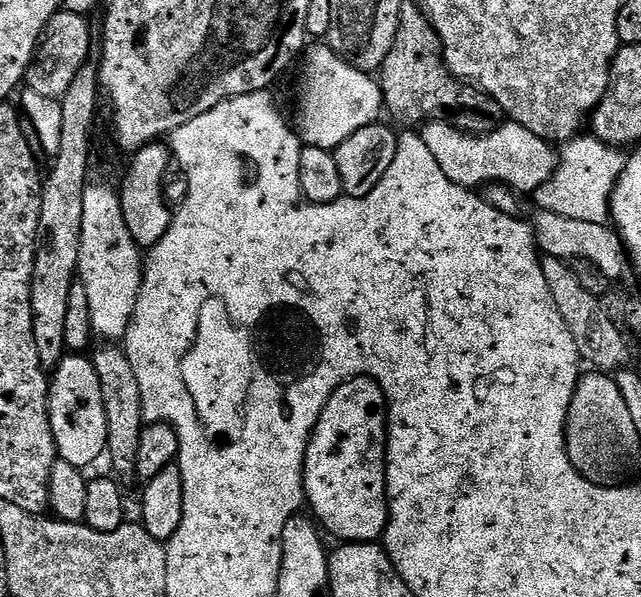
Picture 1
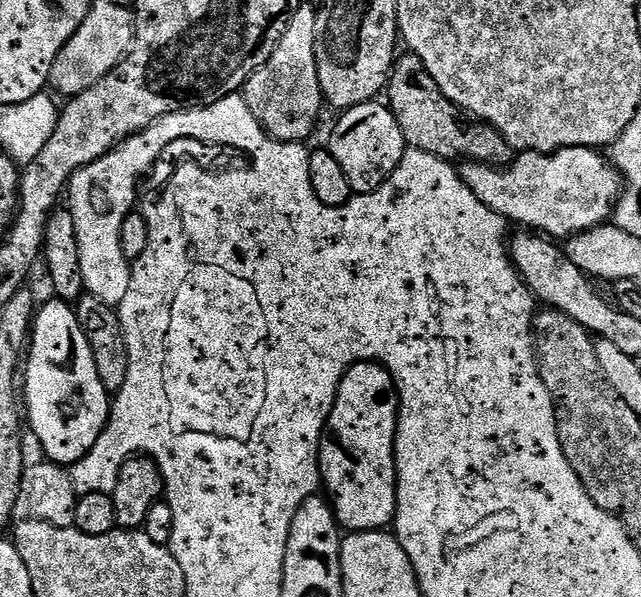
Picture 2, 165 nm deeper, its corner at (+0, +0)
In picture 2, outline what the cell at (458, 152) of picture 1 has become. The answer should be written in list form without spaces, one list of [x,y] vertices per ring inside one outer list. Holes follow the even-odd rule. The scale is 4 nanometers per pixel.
[[[563,148],[553,153],[521,152],[507,166],[464,162],[459,165],[458,171],[464,184],[474,190],[474,198],[494,210],[494,214],[503,216],[513,225],[520,224],[516,226],[525,226],[548,238],[567,238],[611,221],[612,209],[620,197],[622,181],[619,172],[605,157],[603,160],[600,156],[603,155],[594,148]]]

